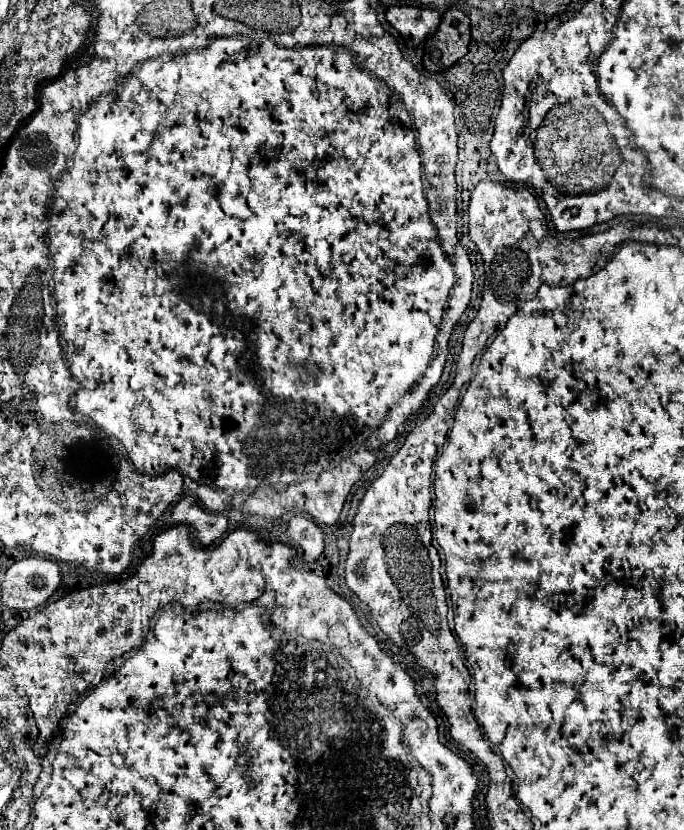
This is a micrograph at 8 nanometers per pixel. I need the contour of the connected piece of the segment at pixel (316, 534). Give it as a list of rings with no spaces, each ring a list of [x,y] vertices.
[[[293,516],[287,528],[291,540],[303,550],[303,560],[313,562],[323,552],[323,534],[321,528],[305,516]]]

